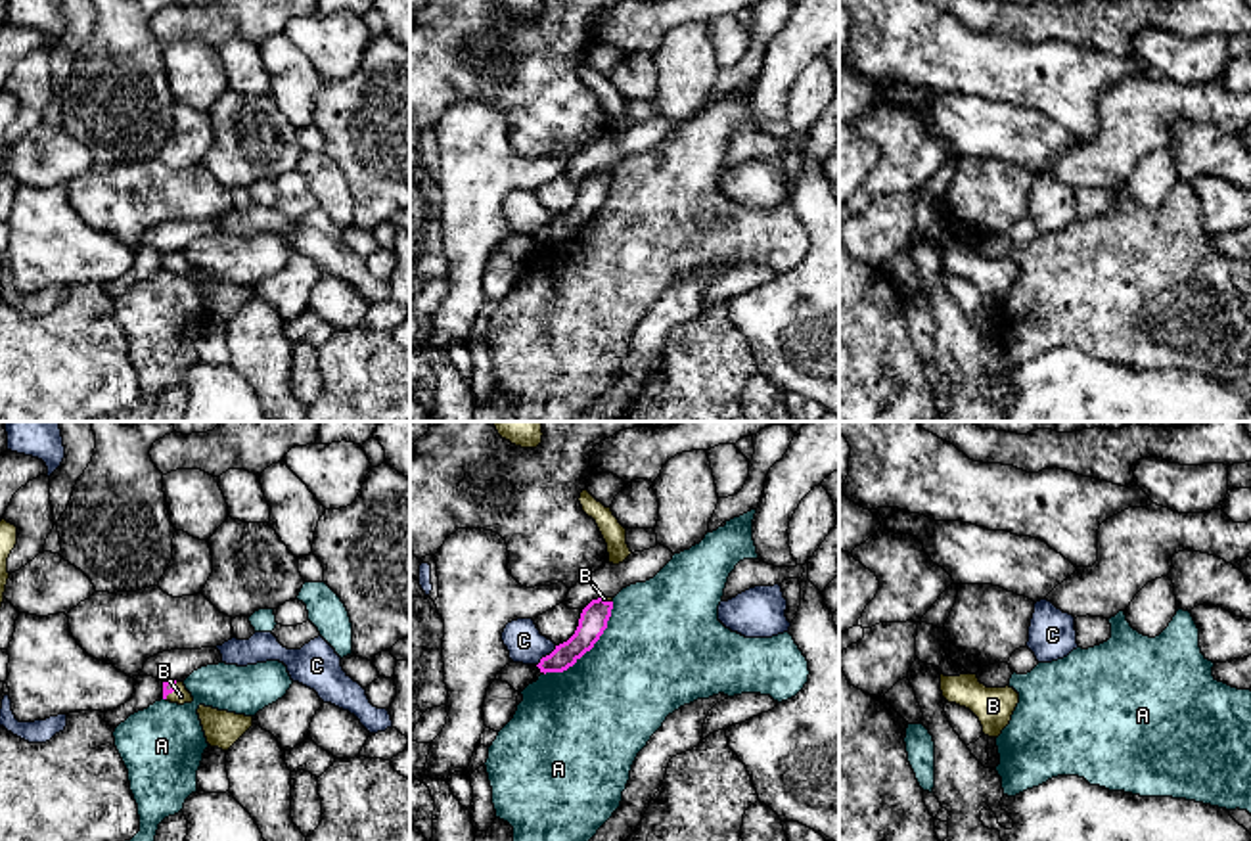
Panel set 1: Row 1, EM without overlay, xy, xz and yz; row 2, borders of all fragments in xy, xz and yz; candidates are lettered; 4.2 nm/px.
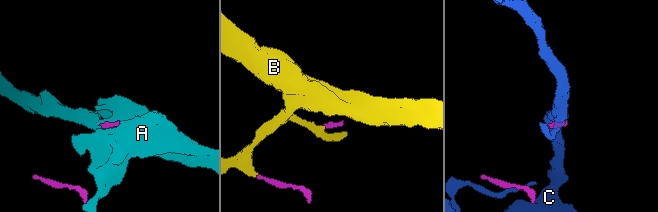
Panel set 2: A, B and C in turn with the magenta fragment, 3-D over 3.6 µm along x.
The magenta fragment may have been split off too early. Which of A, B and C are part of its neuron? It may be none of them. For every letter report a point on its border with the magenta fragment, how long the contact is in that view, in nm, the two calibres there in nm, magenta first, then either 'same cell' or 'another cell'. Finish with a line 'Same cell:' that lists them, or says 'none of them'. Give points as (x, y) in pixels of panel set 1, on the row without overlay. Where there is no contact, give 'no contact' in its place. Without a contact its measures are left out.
A: xz (591, 219) | 420 nm | 120/460 nm | another cell
B: xy (173, 261) | 90 nm | 60/70 nm | same cell
C: xz (546, 227) | 120 nm | 120/160 nm | another cell
Same cell: B

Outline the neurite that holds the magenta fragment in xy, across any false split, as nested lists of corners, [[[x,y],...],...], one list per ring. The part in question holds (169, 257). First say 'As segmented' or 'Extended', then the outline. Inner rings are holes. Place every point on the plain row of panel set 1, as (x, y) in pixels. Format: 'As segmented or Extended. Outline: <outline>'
Extended. Outline: [[[176,251],[163,253],[163,270],[167,270],[171,274],[178,274],[178,276],[193,272],[193,268],[186,261],[184,253],[176,253]]]

